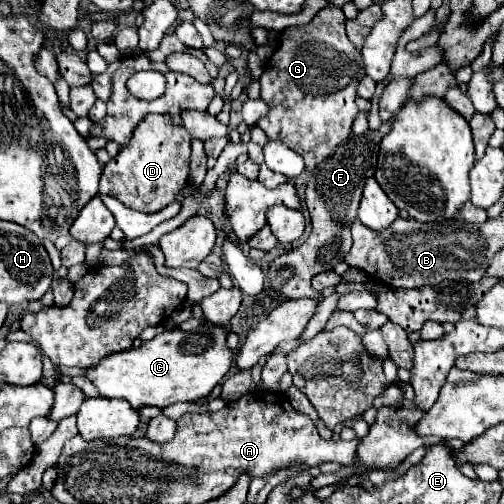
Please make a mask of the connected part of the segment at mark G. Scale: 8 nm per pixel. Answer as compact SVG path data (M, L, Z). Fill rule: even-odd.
M327 6L321 12L317 12L317 16L307 26L285 28L281 32L277 52L265 64L265 70L259 78L261 98L269 104L271 112L263 120L259 120L257 126L261 126L267 132L269 140L279 140L295 152L299 152L305 158L307 170L313 170L317 164L321 164L343 140L349 138L351 124L359 114L355 98L359 80L363 80L365 76L363 58L345 34L345 20L347 18L341 8Z

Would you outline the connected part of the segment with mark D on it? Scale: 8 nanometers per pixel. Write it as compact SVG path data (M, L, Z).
M147 114L135 128L133 138L109 160L101 174L99 192L119 198L125 206L139 212L159 212L187 186L191 162L191 136L183 126L173 124L171 116Z

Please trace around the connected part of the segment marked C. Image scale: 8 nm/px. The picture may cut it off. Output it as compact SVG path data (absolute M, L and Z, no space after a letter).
M219 324L213 328L201 328L201 334L195 330L163 332L143 342L141 348L107 356L99 366L89 368L87 378L97 386L101 396L123 398L135 408L143 404L165 408L175 402L197 402L207 398L233 366L233 350L227 346L229 330Z

